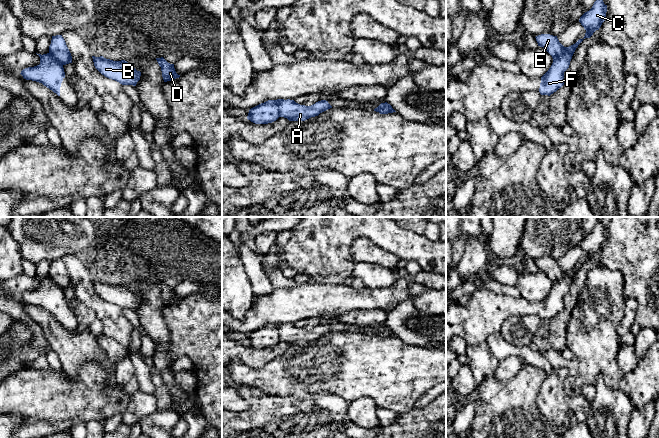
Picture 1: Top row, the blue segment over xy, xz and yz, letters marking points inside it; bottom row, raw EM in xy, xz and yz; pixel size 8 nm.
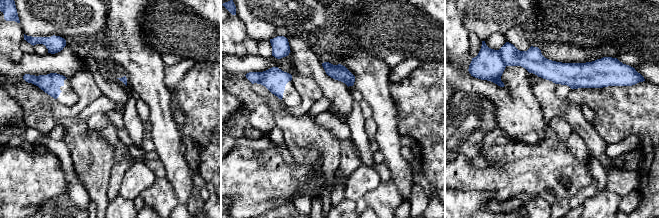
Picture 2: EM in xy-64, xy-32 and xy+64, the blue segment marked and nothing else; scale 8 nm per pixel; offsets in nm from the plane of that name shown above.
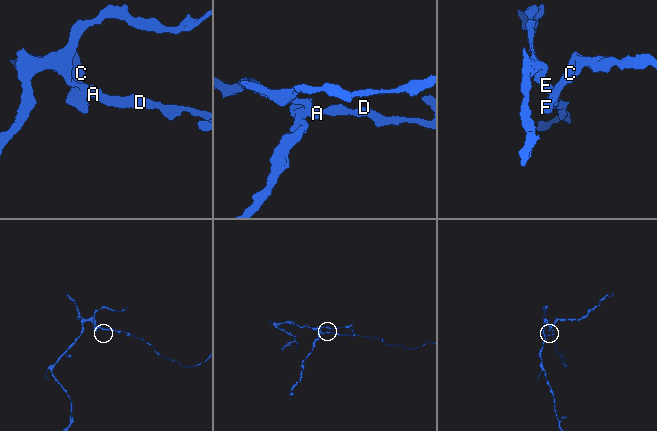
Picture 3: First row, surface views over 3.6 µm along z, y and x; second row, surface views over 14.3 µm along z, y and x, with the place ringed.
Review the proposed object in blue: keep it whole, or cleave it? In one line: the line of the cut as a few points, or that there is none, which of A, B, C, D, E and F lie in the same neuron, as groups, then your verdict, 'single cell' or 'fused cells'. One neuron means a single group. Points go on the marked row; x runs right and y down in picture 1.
cut yz (566, 47), (562, 54), (553, 59); groups A B D E / C F; fused cells

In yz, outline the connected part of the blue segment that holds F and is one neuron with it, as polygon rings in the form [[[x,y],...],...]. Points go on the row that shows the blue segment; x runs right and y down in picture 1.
[[[596,0],[592,8],[580,17],[579,22],[586,30],[585,36],[575,44],[566,47],[563,55],[553,59],[549,70],[541,77],[539,88],[541,95],[550,96],[564,85],[564,72],[569,68],[576,48],[585,38],[590,38],[596,30],[599,30],[606,19],[606,12],[607,5],[603,0]]]

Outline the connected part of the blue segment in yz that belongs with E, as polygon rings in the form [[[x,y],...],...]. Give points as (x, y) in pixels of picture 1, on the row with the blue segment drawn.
[[[541,34],[535,38],[538,46],[543,47],[553,59],[563,55],[566,51],[566,47],[559,42],[557,36]]]

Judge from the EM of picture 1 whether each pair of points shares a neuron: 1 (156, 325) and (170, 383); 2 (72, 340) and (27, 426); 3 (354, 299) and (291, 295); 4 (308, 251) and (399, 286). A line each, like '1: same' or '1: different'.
1: same
2: different
3: same
4: different

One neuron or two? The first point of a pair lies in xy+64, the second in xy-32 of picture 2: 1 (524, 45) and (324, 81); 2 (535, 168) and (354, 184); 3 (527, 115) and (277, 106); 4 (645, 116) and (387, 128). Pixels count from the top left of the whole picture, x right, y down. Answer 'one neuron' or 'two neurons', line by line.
1: one neuron
2: two neurons
3: one neuron
4: two neurons

